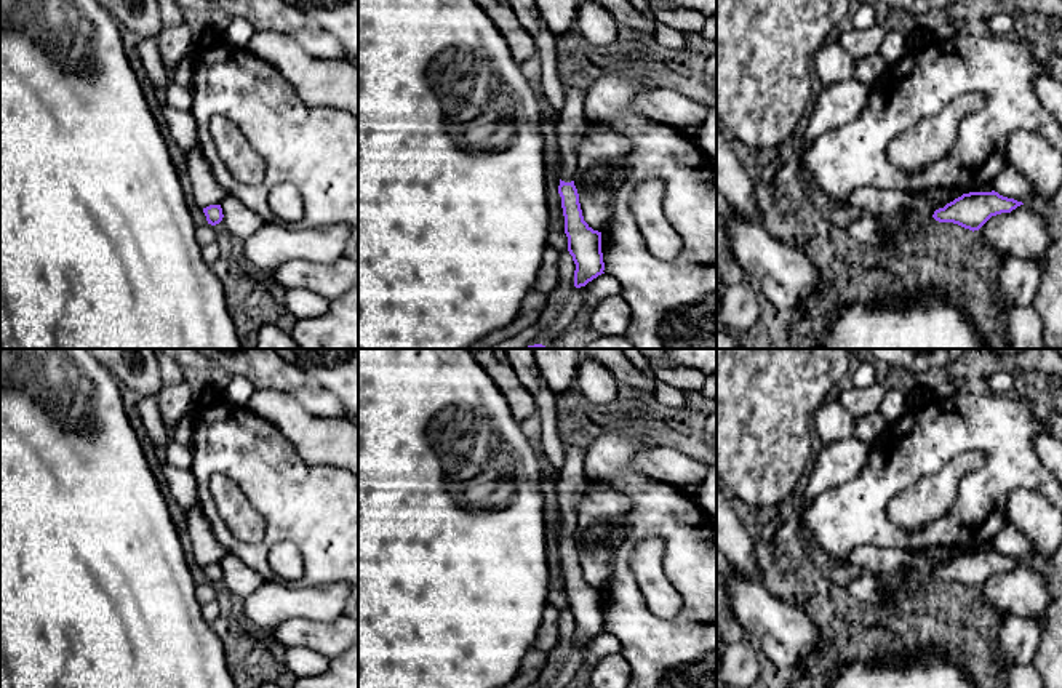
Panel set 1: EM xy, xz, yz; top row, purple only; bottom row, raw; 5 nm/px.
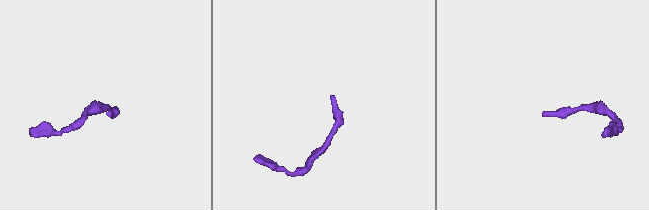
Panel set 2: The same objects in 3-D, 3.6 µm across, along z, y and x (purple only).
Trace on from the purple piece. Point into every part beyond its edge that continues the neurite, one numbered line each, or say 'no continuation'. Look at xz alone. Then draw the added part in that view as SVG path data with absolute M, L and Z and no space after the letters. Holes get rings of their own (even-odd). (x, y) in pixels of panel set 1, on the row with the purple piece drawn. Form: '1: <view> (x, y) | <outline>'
1: xz (571, 122) | M566 90L565 106L560 110L555 126L558 136L558 152L561 173L560 179L571 182L577 170L577 144L589 125L584 112L585 93L579 90Z

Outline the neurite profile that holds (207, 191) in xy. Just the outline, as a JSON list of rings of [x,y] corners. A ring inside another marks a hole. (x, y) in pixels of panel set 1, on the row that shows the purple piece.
[[[198,147],[186,154],[187,173],[194,200],[200,208],[221,205],[227,192],[214,179],[211,168]]]

